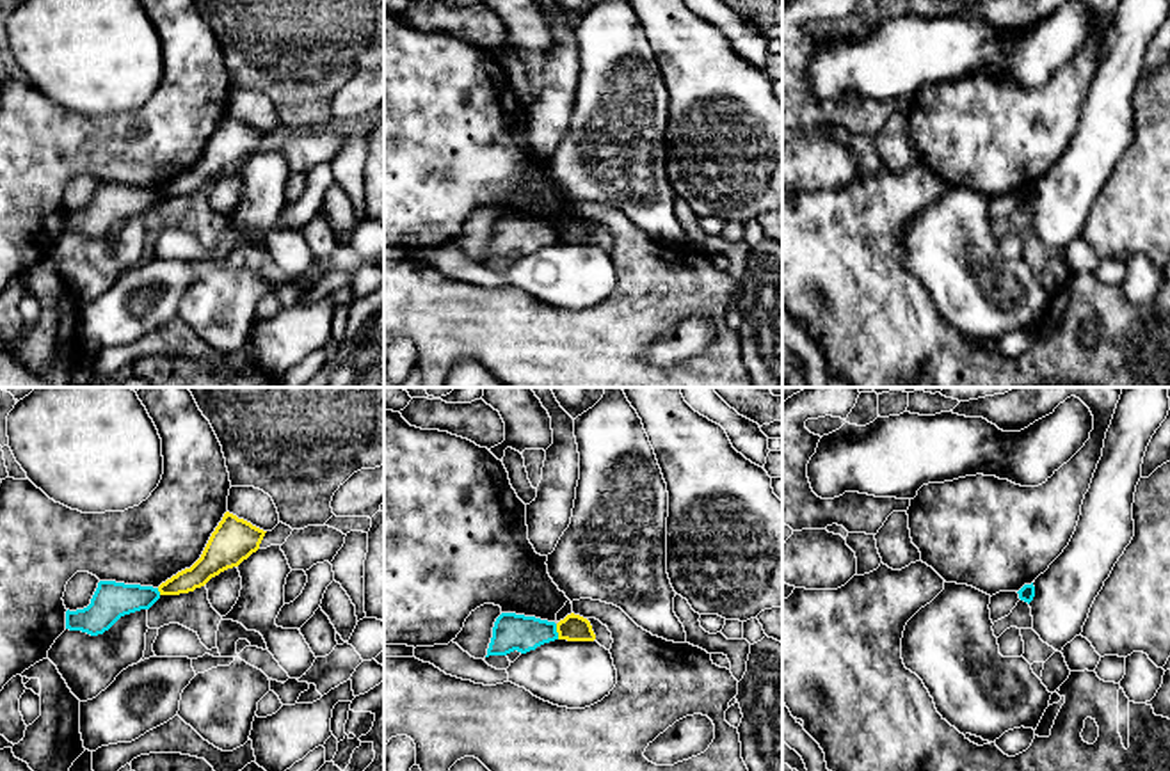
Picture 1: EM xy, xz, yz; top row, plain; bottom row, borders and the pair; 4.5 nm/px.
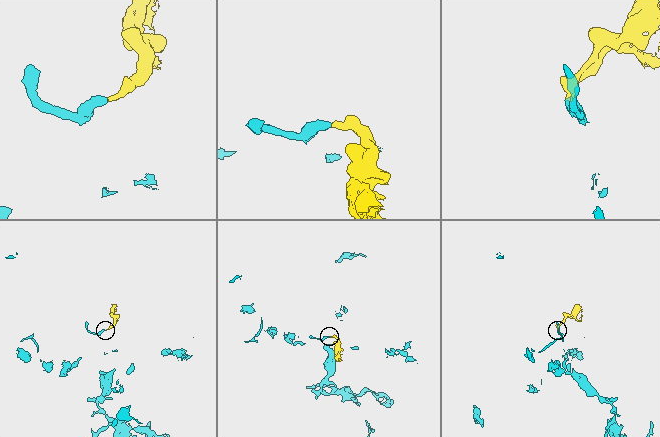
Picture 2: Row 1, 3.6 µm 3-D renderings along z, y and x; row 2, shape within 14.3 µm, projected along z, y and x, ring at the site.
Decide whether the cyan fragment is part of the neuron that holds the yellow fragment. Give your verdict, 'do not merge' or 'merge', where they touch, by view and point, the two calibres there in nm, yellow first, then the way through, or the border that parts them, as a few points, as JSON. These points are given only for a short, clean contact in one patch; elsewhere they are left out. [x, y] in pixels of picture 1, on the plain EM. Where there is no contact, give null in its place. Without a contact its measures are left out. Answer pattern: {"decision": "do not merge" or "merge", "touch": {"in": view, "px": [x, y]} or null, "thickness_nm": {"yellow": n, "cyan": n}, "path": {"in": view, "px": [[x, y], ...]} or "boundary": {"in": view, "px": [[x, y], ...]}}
{"decision": "do not merge", "touch": {"in": "xz", "px": [557, 233]}, "thickness_nm": {"yellow": 120, "cyan": 170}, "boundary": {"in": "xz", "px": [[555, 226], [559, 240]]}}

